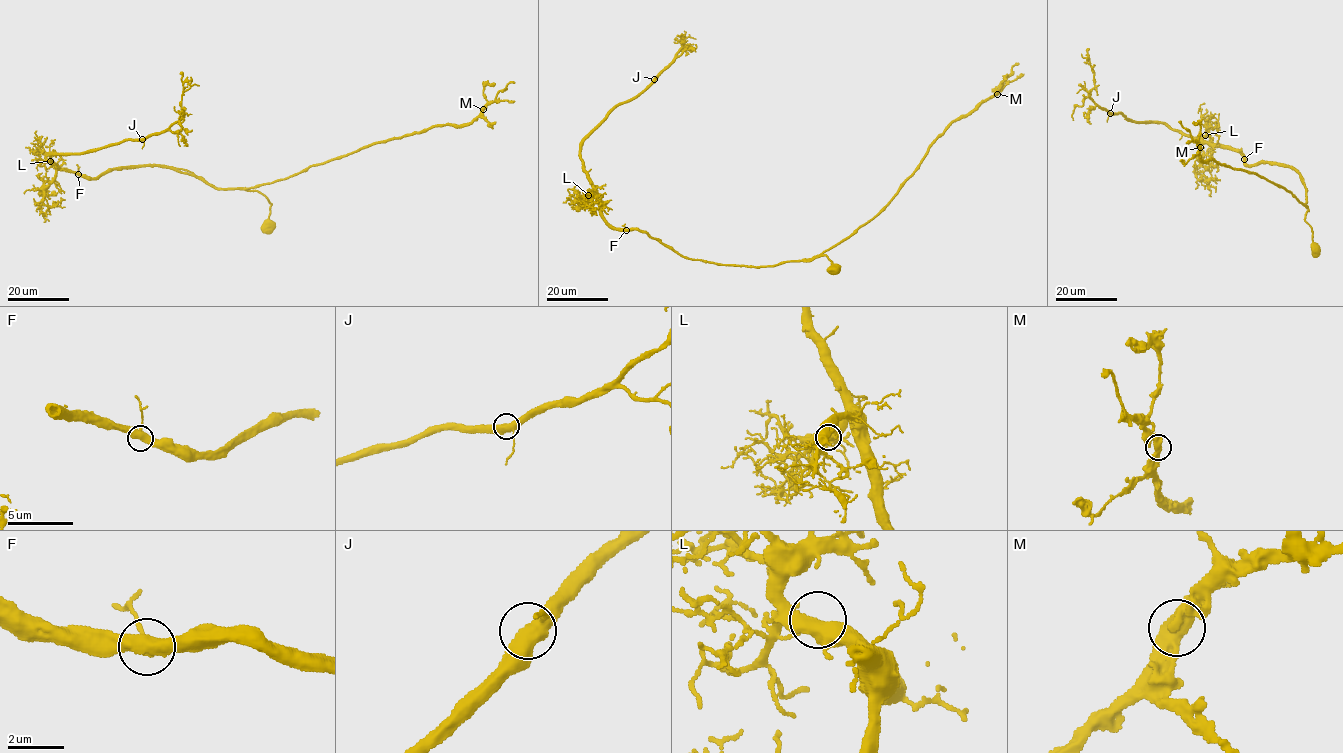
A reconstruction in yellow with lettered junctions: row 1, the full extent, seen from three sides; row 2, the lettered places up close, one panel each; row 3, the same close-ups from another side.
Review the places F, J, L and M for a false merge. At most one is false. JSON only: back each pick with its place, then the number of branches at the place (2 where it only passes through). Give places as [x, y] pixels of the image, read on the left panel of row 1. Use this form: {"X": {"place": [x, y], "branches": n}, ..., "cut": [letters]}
{"cut": []}

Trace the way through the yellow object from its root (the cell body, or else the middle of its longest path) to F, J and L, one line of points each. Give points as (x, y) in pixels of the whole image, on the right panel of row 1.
F: (1314, 249), (1312, 228), (1305, 220), (1306, 191), (1299, 174), (1282, 165), (1248, 165), (1244, 159)
J: (1314, 249), (1305, 187), (1292, 168), (1248, 165), (1226, 146), (1110, 113)
L: (1314, 249), (1299, 174), (1282, 165), (1247, 164), (1239, 152), (1203, 140), (1205, 135)

